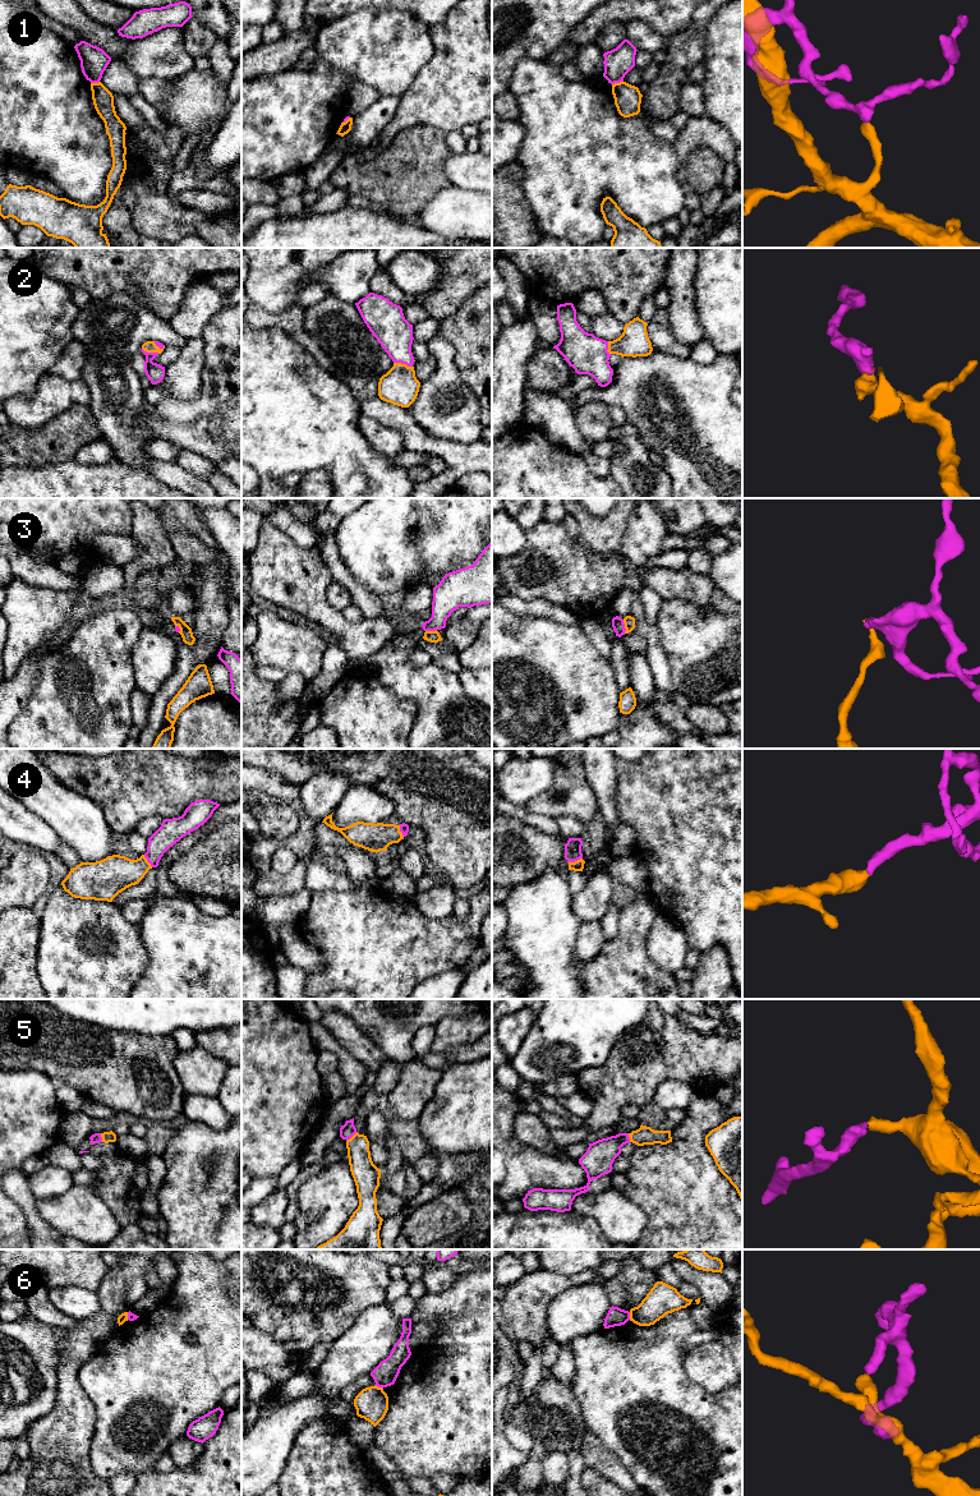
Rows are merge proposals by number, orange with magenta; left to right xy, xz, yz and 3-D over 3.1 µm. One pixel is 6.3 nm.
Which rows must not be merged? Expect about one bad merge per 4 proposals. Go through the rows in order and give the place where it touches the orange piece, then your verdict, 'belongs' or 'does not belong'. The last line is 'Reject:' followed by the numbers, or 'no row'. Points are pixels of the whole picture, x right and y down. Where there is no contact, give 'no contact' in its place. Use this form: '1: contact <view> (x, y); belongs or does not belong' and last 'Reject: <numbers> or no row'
1: contact yz (617, 83); does not belong
2: contact xz (403, 364); belongs
3: contact yz (625, 626); does not belong
4: contact yz (575, 861); belongs
5: contact xz (353, 1136); belongs
6: contact xz (377, 1386); does not belong
Reject: 1, 3, 6

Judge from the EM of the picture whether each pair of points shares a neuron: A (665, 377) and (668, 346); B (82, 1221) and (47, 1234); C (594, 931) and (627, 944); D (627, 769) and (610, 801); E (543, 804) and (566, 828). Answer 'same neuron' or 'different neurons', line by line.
A: different neurons
B: different neurons
C: different neurons
D: different neurons
E: different neurons

